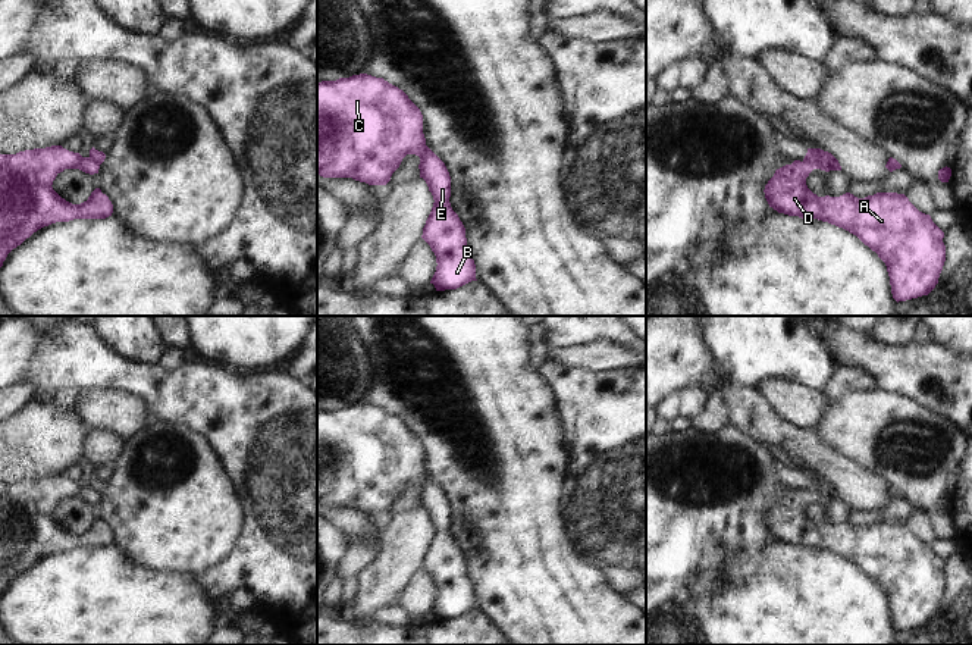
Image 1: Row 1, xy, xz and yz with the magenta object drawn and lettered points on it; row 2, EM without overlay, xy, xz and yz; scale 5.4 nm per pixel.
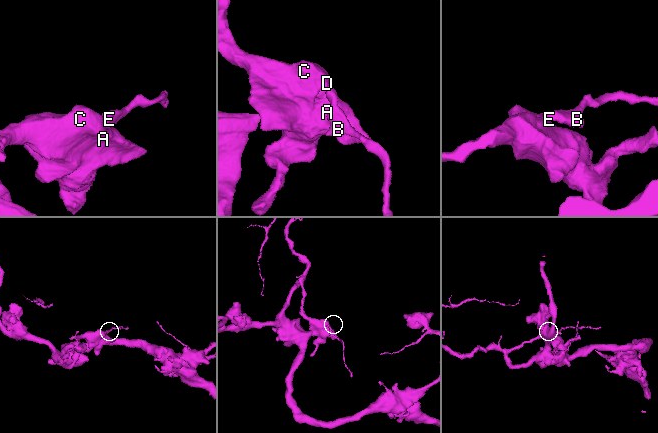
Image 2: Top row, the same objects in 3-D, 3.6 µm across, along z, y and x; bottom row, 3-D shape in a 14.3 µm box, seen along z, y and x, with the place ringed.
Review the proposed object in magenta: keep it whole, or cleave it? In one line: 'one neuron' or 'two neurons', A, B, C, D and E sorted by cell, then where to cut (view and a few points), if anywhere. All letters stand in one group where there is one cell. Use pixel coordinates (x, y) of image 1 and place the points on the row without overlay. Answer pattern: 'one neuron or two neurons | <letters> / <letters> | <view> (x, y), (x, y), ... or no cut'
two neurons | A C D / B E | yz (803, 488), (815, 497)

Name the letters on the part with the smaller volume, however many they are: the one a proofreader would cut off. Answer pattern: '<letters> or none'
B, E

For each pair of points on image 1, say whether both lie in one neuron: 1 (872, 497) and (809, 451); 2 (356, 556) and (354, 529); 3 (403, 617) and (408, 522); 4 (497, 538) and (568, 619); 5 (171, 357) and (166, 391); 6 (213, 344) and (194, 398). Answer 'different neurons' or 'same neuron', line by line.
1: same neuron
2: different neurons
3: different neurons
4: same neuron
5: different neurons
6: different neurons

